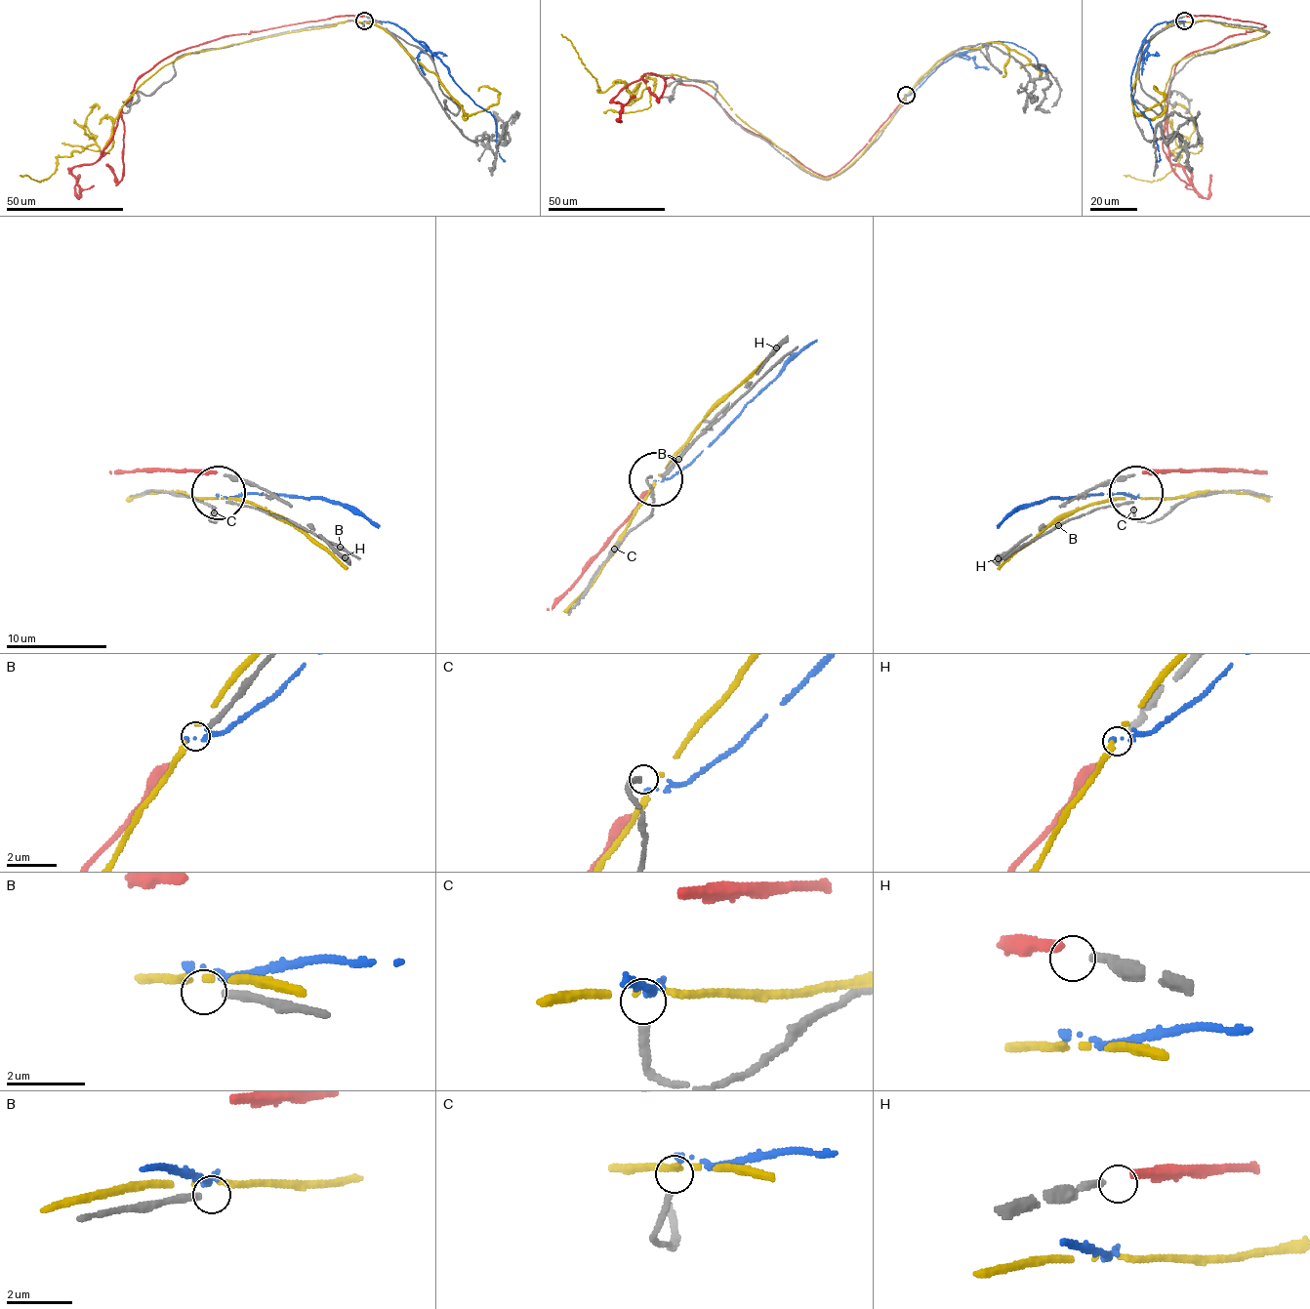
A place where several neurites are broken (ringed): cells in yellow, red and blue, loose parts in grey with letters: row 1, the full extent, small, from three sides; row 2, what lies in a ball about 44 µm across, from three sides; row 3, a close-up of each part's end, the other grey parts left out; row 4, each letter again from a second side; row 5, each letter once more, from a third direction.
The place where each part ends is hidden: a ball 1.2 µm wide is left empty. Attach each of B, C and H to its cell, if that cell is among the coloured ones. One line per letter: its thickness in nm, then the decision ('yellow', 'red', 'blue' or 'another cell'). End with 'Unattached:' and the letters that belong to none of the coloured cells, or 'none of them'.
B: calibre 220 nm; another cell
C: calibre 170 nm; blue
H: calibre 240 nm; red
Unattached: B

